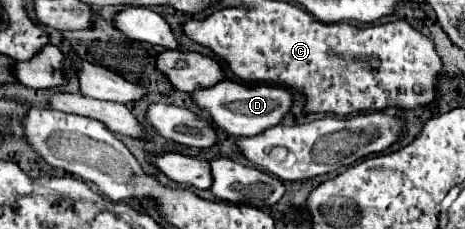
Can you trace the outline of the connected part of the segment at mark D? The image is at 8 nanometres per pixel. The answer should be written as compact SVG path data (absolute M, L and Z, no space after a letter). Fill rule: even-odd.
M233 80L219 82L219 86L213 88L201 88L191 92L193 100L209 112L213 118L213 124L233 136L255 136L265 132L267 128L273 128L281 124L293 104L293 94L285 86L273 86L273 84L241 84Z

